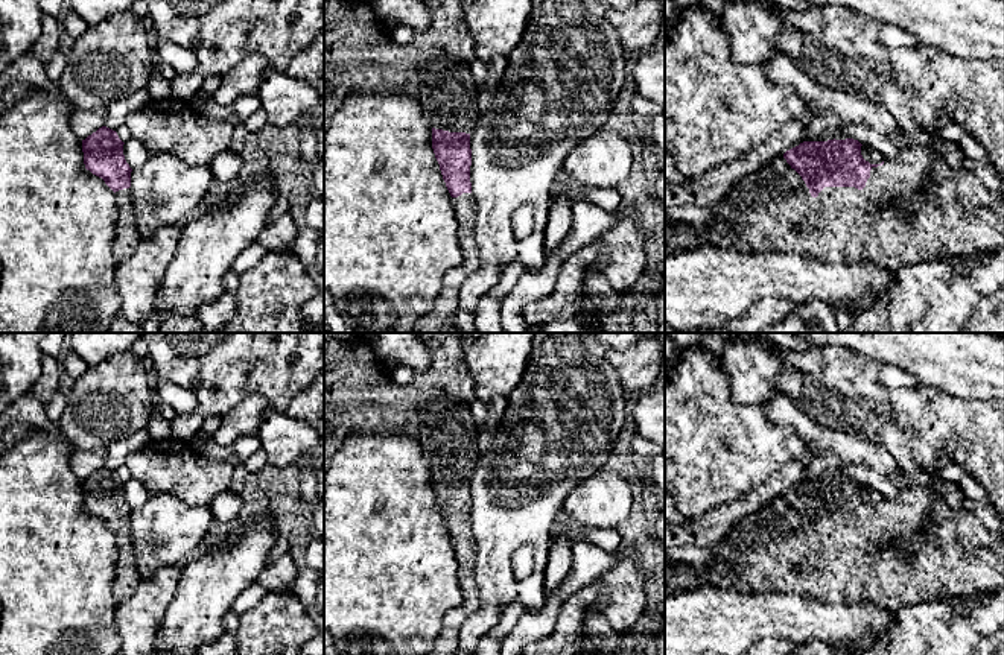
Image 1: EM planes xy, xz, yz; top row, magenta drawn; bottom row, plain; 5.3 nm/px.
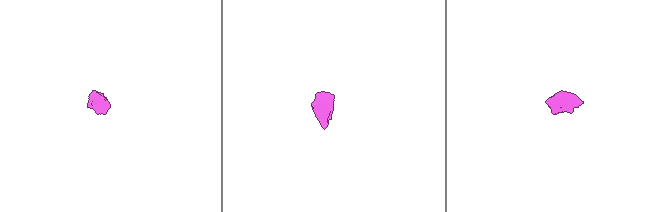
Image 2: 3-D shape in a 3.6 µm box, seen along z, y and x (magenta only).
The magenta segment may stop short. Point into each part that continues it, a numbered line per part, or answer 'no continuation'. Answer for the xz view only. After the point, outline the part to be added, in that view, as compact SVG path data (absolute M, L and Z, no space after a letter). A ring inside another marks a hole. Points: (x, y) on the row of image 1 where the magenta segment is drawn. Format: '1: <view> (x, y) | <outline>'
1: xz (441, 318) | M462 193L458 198L452 198L452 201L458 222L462 263L446 272L432 310L415 322L411 333L452 333L459 310L459 287L481 264L479 248L475 240L475 196Z

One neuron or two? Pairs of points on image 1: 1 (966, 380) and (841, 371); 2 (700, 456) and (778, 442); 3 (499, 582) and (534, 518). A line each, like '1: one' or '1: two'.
1: two
2: one
3: one

